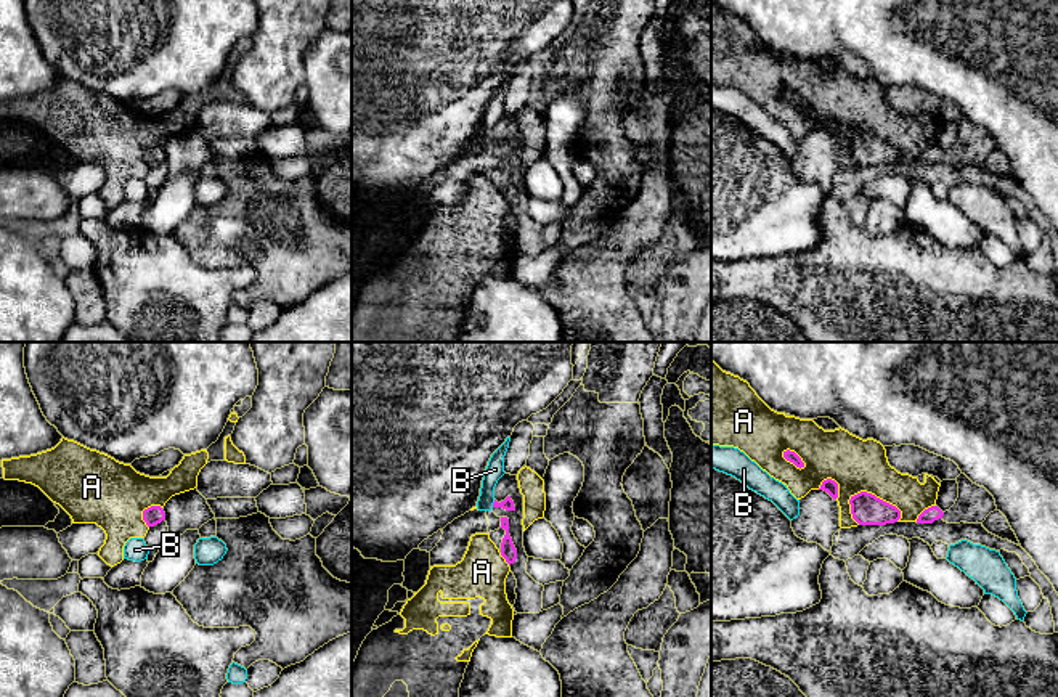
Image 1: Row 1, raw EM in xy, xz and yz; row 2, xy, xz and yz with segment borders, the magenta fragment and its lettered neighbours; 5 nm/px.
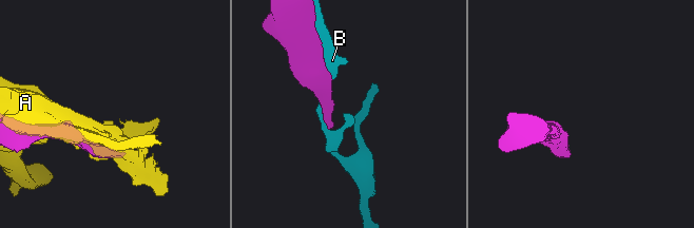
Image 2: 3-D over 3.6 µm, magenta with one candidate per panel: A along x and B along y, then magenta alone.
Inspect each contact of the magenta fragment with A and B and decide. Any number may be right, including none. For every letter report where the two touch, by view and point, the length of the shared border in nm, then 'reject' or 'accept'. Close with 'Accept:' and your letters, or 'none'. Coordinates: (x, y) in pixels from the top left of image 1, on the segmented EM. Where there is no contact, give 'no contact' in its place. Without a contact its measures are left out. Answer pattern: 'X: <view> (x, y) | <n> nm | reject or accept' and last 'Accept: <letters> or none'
A: yz (875, 497) | 280 nm | reject
B: xz (493, 503) | 40 nm | reject
Accept: none

